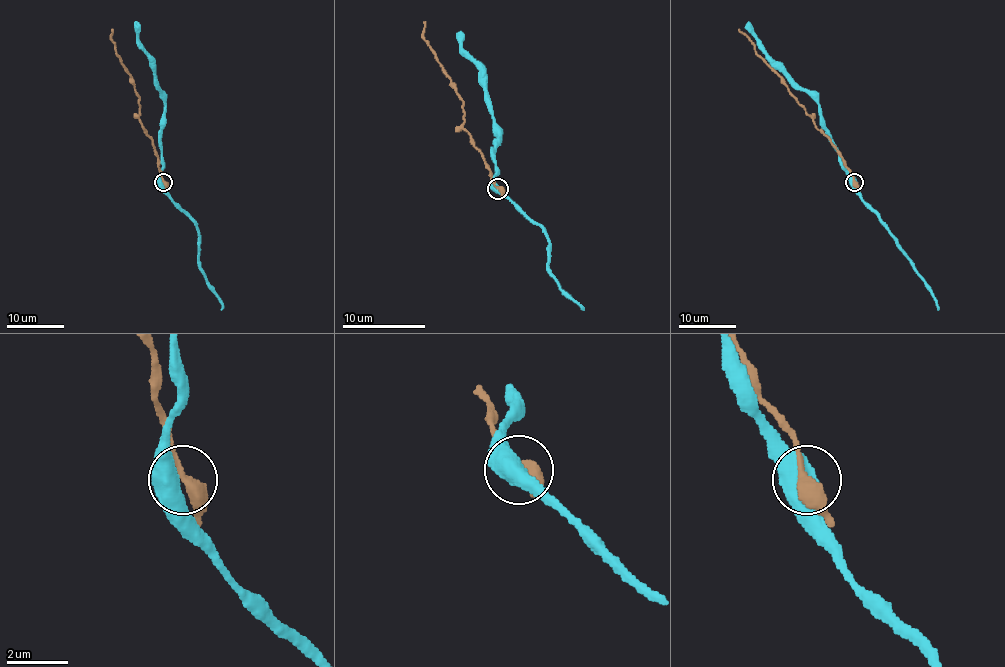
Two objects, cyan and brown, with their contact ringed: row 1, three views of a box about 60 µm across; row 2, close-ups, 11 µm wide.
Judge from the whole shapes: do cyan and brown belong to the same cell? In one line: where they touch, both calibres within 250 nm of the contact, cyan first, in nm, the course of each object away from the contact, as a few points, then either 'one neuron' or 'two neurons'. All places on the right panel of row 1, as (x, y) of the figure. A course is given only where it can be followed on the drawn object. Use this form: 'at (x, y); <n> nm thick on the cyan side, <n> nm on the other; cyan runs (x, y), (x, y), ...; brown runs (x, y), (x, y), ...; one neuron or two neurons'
at (854, 182); 600 nm thick on the cyan side, 380 nm on the other; cyan runs (854, 182), (827, 129), (819, 106), (775, 61), (747, 22); brown runs (854, 182), (841, 153), (739, 29); two neurons

